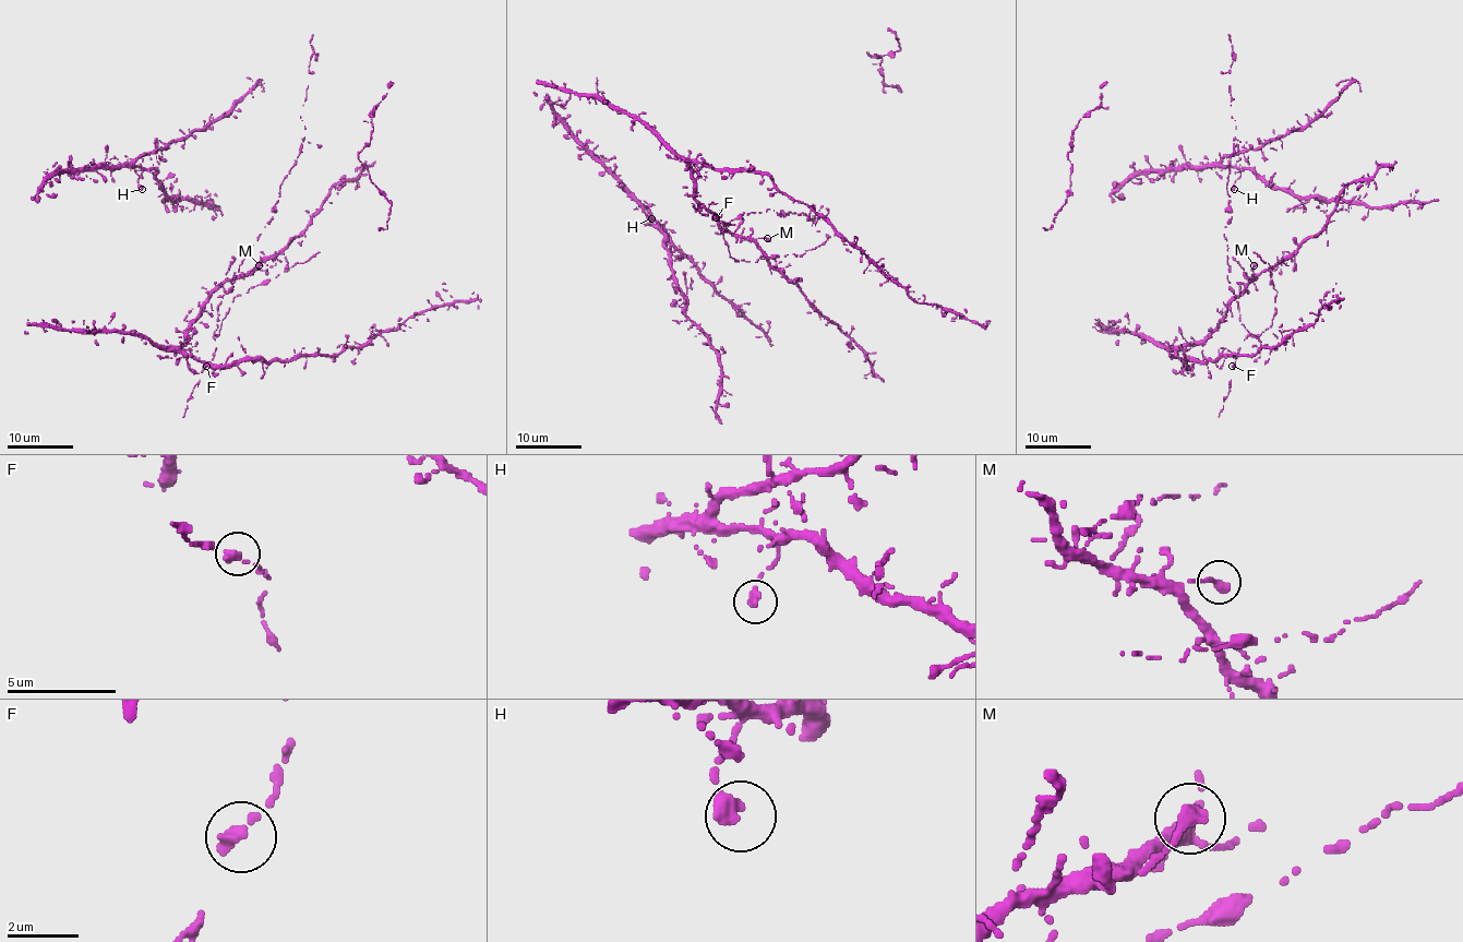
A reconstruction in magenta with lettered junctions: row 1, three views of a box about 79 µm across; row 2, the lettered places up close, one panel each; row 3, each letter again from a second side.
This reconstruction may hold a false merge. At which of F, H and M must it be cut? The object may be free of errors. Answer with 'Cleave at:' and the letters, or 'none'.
Cleave at: none

